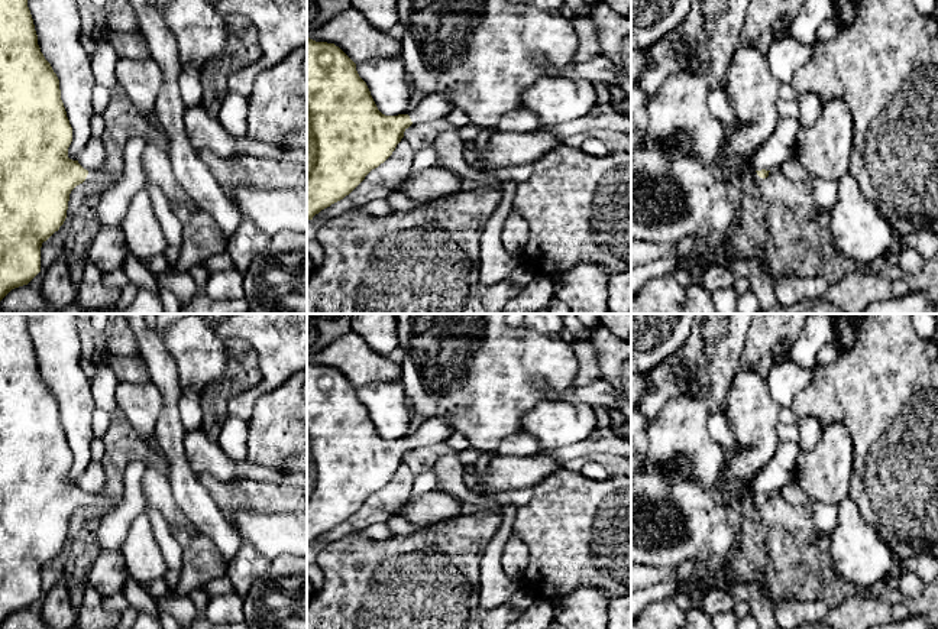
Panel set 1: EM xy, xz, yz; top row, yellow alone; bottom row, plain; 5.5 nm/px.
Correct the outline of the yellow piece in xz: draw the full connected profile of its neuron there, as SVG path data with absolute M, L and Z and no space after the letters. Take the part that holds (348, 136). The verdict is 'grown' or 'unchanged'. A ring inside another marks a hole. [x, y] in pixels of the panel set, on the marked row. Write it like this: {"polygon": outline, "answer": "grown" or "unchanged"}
{"polygon": "M307 38L307 221L349 195L365 176L384 163L413 123L446 119L453 104L447 95L426 94L407 114L382 114L356 71L356 64L334 43Z", "answer": "grown"}

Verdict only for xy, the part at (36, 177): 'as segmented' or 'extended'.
extended

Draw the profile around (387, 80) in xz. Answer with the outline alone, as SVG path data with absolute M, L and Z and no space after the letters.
M401 56L362 61L356 64L356 71L366 82L382 114L398 116L408 113L411 85Z

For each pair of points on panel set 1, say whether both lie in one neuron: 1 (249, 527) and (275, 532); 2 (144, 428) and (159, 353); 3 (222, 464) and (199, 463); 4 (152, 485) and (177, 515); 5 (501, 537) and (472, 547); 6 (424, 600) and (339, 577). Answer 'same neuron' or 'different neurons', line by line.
1: same neuron
2: different neurons
3: same neuron
4: same neuron
5: different neurons
6: same neuron

